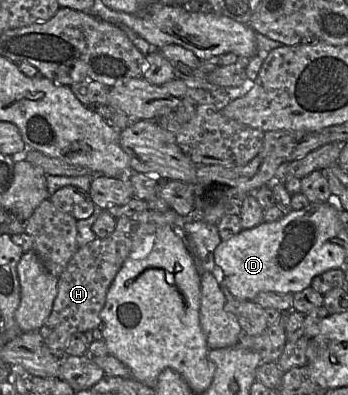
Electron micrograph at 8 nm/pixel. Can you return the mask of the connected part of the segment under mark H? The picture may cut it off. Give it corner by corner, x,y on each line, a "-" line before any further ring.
237,195
227,203
217,204
211,210
193,209
191,216
182,216
173,210
166,212
147,210
117,219
114,232
106,238
96,238
85,246
78,248
58,277
58,292
50,316
38,330
50,351
58,359
68,355
66,348
75,333
93,330
101,323
100,312
105,305
109,287
130,254
148,235
155,234
165,226
183,227
187,220
200,220
217,225
227,215
239,215
241,204
246,195

